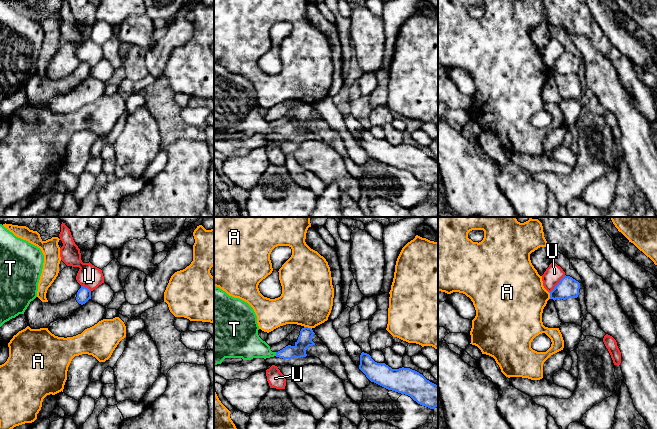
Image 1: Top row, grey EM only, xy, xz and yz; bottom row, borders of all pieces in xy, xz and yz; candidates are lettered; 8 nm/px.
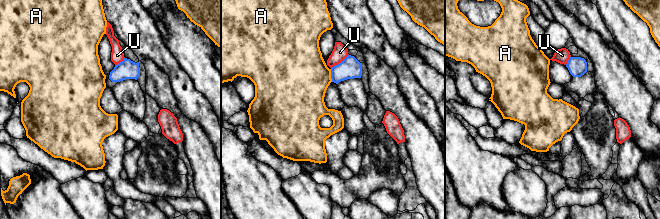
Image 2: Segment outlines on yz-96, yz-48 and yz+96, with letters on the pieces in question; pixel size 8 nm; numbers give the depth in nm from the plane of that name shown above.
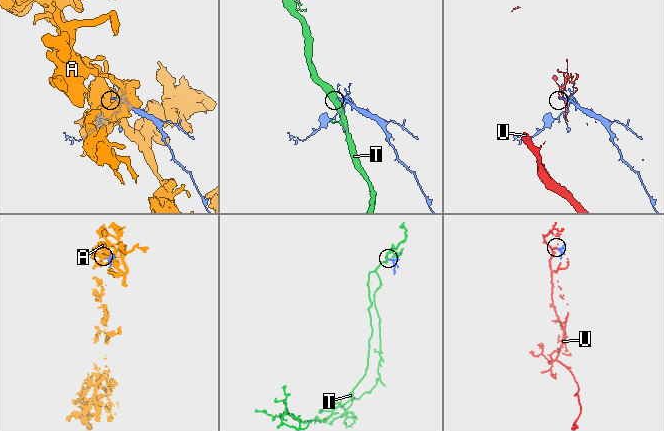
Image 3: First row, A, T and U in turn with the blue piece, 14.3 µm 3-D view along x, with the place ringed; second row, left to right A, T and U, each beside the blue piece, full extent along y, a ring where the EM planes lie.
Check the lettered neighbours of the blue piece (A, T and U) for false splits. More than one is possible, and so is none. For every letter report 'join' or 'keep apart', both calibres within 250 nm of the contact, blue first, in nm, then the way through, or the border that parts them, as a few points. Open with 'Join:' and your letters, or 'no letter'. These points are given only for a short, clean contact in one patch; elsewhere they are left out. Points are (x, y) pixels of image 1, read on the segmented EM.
Join: T
A: keep apart; calibres 110 and 420 nm
T: join; calibres 110 and 240 nm; way xz (304, 341), (294, 351), (276, 354), (267, 353), (247, 344)
U: keep apart; calibres 160 and 140 nm; border yz (565, 275), (549, 292)

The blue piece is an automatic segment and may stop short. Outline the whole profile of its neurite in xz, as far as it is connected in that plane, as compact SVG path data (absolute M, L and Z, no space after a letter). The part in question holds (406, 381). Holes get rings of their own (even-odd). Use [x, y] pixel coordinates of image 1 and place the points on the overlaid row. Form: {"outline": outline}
{"outline": "M362 352L359 369L366 377L388 390L410 396L418 404L434 409L438 406L438 385L410 368L392 369L385 363L375 362Z"}

